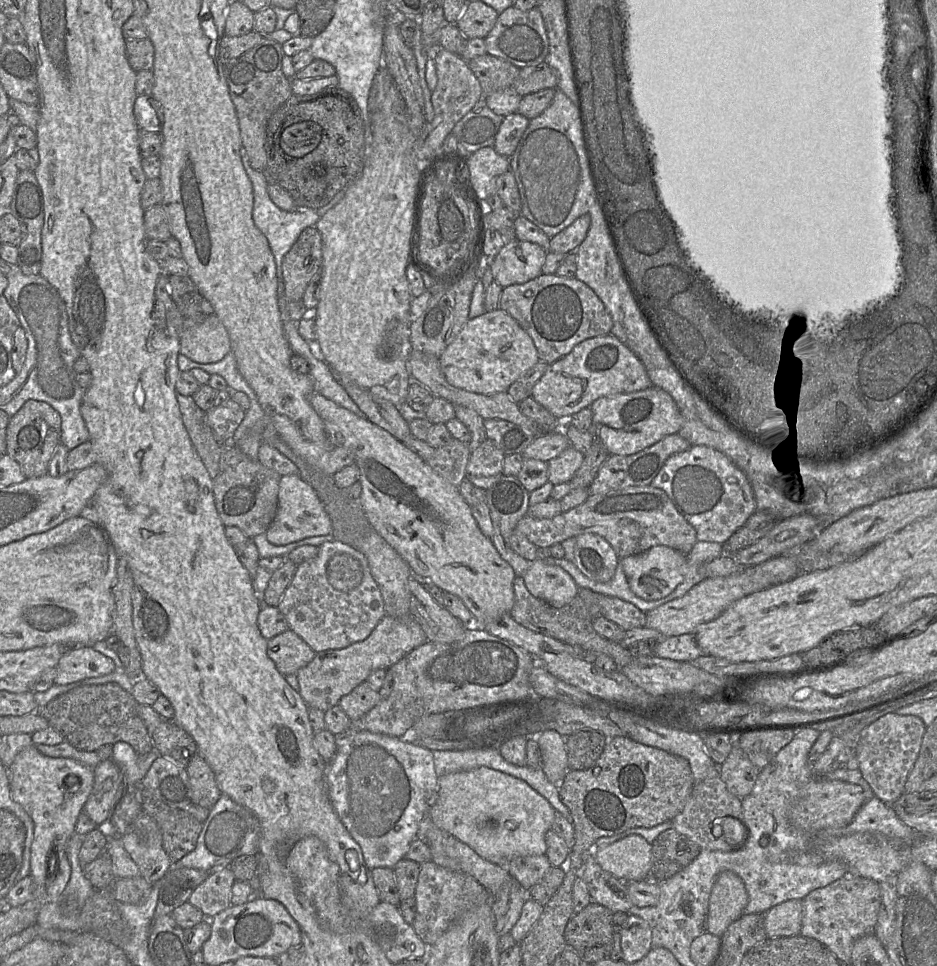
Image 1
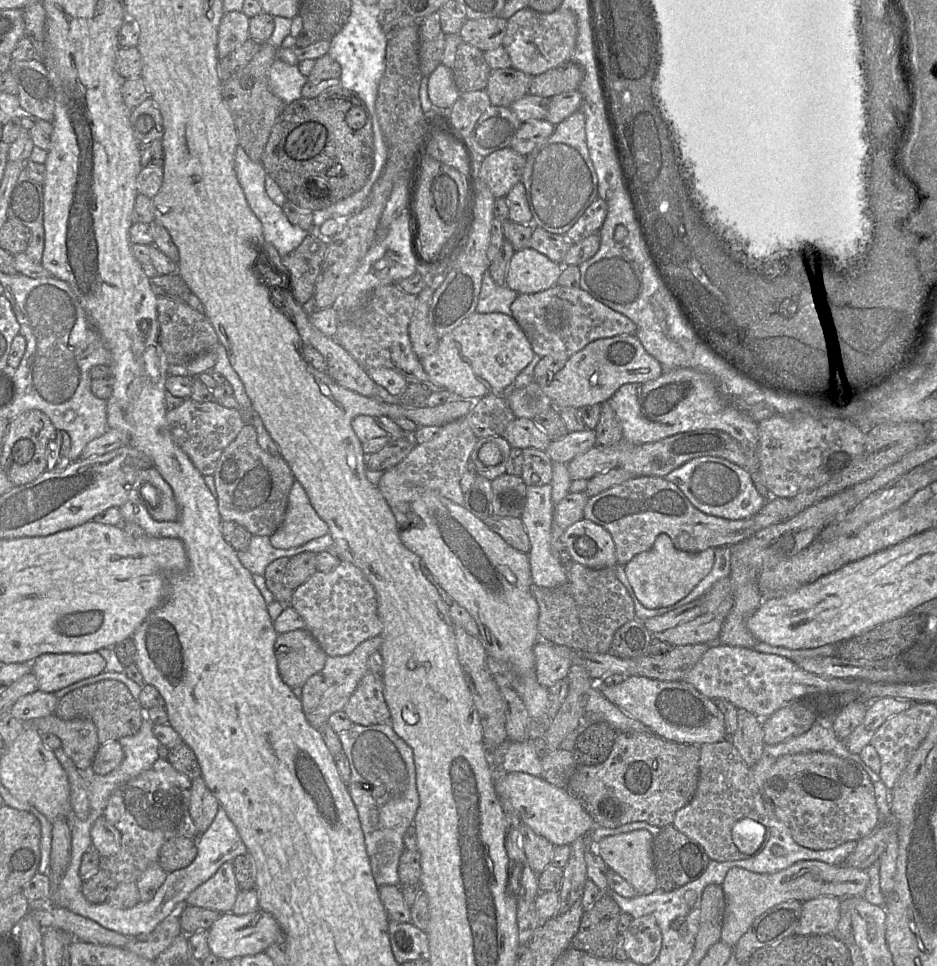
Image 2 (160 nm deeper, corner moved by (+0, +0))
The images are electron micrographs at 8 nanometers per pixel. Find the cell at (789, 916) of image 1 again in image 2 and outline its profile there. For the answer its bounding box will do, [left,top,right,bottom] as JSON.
[795,896,840,934]

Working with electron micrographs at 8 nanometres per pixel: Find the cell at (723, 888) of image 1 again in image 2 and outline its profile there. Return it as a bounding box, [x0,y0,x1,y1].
[720,860,868,948]

